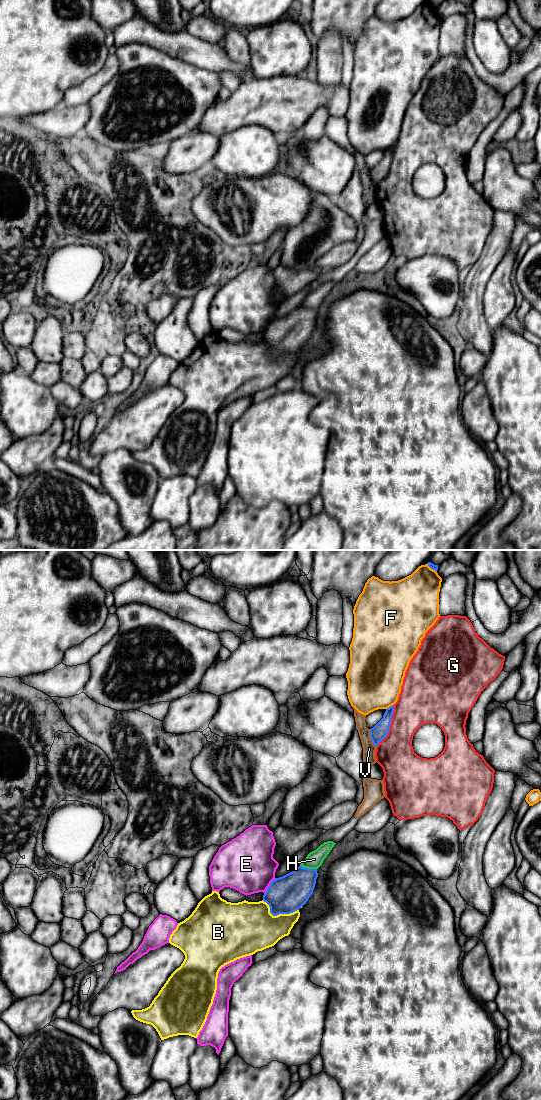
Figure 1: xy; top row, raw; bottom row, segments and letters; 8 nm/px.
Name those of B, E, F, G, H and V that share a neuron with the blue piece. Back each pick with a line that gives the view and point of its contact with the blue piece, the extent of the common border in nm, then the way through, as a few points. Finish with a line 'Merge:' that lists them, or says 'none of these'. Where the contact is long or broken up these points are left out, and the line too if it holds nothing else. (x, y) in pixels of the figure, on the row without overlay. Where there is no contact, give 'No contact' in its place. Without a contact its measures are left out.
Merge: none of these

